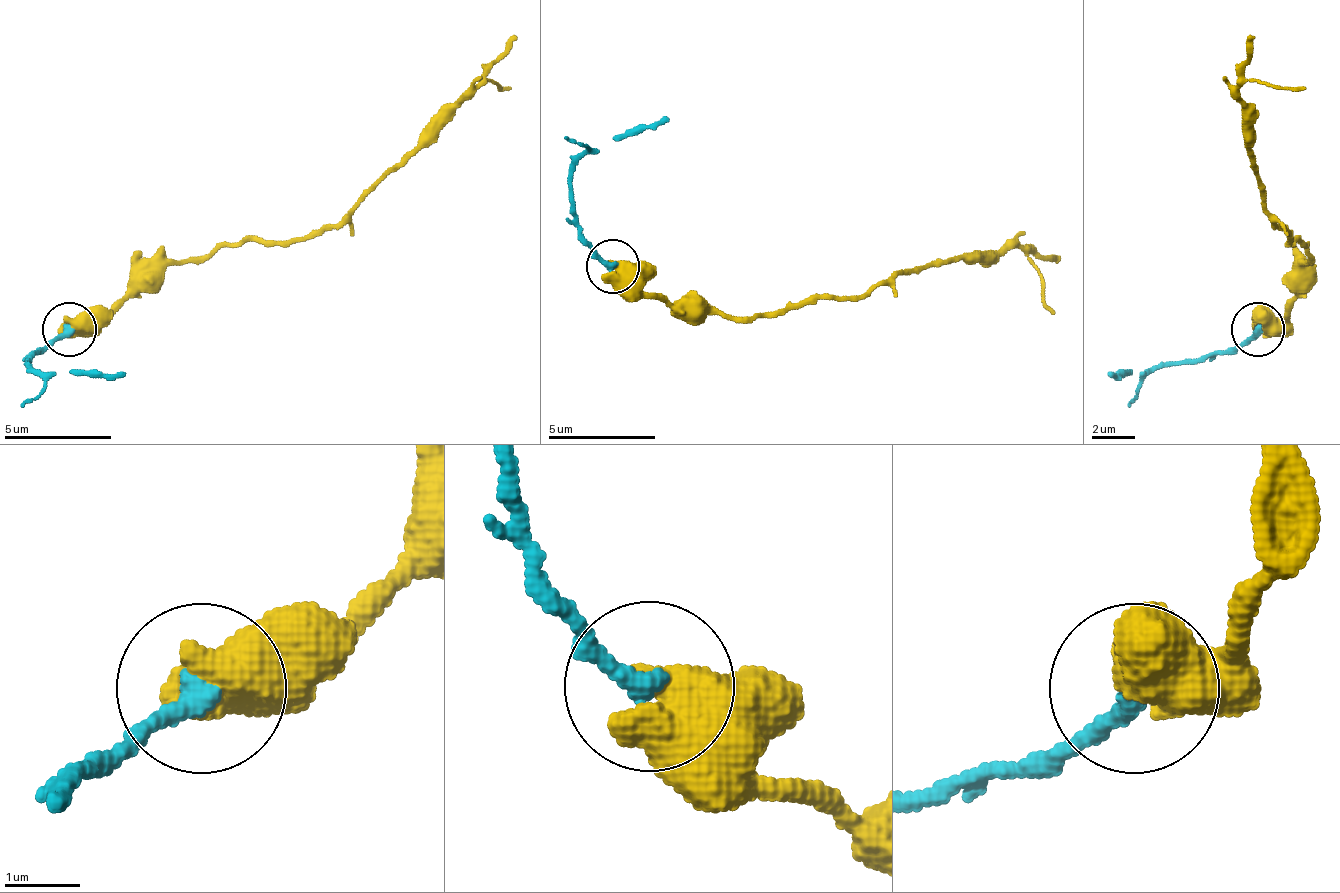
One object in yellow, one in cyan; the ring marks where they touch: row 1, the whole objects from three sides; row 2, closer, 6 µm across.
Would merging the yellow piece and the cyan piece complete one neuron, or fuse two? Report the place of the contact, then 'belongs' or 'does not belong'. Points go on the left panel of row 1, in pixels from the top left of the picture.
at (69, 329); does not belong

